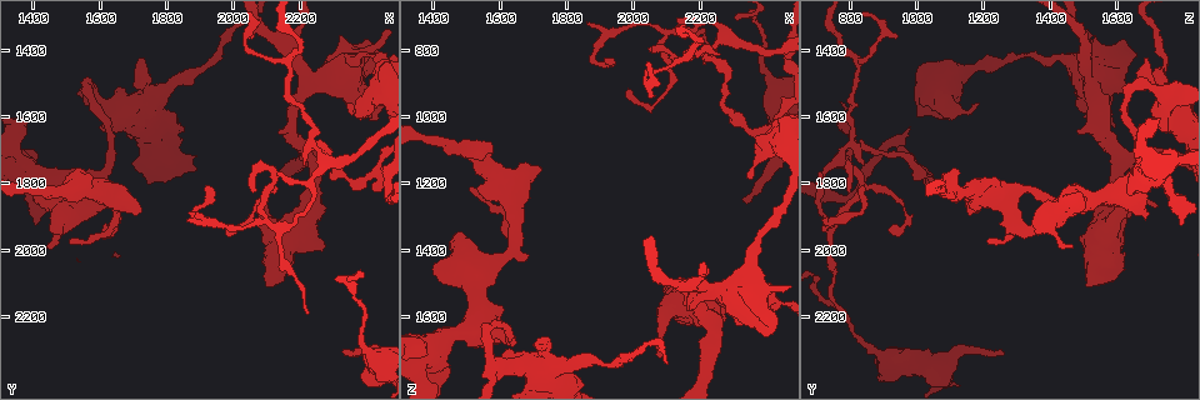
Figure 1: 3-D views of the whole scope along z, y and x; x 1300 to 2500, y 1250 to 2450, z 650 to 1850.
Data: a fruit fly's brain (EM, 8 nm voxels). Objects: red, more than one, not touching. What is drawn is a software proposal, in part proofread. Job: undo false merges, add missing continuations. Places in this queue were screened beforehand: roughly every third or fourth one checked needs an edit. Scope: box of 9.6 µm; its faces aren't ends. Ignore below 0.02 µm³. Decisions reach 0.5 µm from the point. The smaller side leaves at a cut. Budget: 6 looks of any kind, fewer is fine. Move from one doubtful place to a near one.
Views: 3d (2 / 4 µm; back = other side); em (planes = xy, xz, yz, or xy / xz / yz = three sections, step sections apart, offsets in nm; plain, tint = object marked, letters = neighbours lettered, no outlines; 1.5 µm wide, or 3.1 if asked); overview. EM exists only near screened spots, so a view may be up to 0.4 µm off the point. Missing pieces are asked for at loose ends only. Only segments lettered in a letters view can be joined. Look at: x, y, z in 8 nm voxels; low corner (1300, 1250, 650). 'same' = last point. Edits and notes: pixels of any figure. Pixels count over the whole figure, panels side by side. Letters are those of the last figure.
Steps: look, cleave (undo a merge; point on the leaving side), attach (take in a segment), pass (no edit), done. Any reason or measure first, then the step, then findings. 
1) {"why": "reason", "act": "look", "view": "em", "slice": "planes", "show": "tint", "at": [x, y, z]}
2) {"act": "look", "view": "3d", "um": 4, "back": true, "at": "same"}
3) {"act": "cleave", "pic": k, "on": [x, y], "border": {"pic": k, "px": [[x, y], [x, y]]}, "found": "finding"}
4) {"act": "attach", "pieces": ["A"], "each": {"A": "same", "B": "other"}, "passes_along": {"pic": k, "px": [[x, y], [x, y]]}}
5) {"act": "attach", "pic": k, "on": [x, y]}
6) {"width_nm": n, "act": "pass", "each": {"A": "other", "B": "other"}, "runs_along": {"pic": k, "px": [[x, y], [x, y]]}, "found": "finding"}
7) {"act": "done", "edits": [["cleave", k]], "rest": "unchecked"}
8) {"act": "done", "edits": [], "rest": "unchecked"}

{"why": "free end", "act": "look", "view": "3d", "um": 2, "at": [2340, 1560, 1190]}

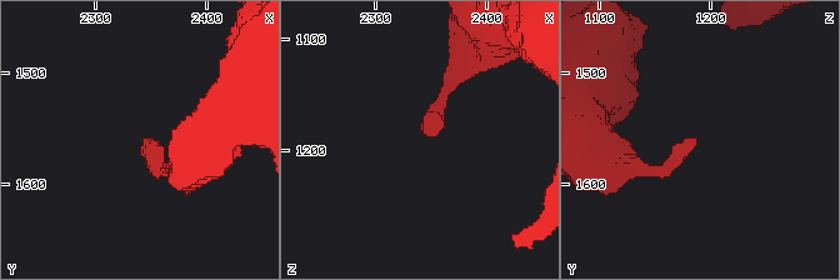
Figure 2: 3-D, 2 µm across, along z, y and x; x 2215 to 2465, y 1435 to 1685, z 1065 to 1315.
{"why": "shape alone is not enough", "act": "look", "view": "em", "slice": "planes", "show": "letters", "at": [2346, 1558, 1188]}

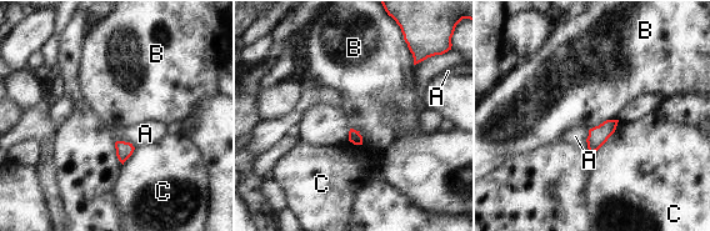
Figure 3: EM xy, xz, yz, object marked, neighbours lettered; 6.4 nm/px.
{"act": "pass", "each": {"A": "other", "B": "other", "C": "other"}, "border": {"pic": 3, "px": [[618, 119], [606, 119], [589, 130]]}, "found": "none of them fits"}

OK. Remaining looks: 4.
{"why": "abrupt turn", "act": "look", "view": "em", "slice": "planes", "show": "letters", "at": [2150, 1440, 820]}

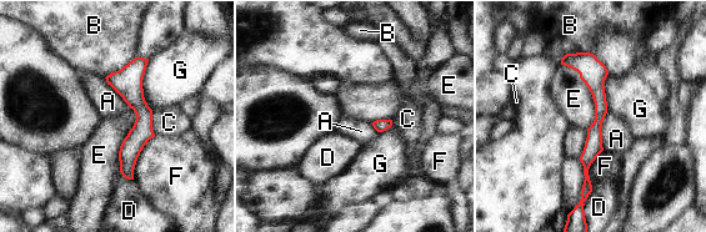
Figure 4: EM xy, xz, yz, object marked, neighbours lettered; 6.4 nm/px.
{"width_nm": 120, "longest_contact_nm": ["E", 460], "act": "pass", "each": {"A": "other", "B": "other", "C": "other", "D": "other", "E": "other", "F": "other", "G": "other"}, "found": "continuous, no second neuron"}

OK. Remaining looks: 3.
{"act": "look", "view": "3d", "um": 4, "back": true, "at": [2370, 1800, 1040]}

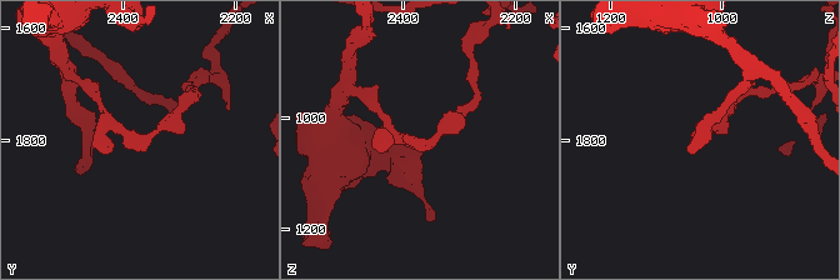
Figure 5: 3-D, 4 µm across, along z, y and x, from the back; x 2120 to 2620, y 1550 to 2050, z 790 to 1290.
{"why": "need the tissue", "act": "look", "view": "em", "slice": "xz", "step": 4, "show": "tint", "at": [2370, 1790, 1045]}

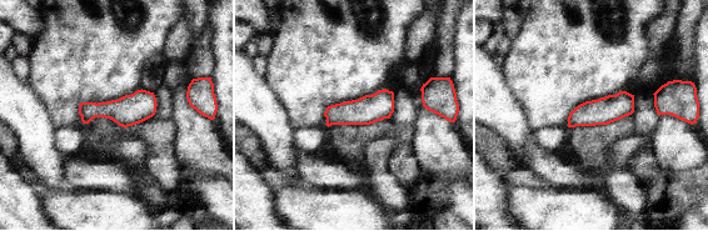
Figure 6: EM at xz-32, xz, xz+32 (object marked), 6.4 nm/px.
{"act": "look", "view": "em", "slice": "planes", "show": "letters", "at": "same"}

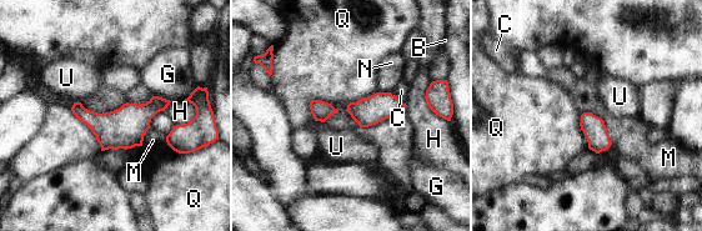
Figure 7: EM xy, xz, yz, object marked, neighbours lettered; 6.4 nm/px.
{"act": "pass", "each": {"B": "other", "C": "other", "G": "other", "H": "other", "M": "other", "N": "other", "Q": "other", "U": "other"}, "border": {"pic": 7, "px": [[70, 109], [90, 129], [101, 150]]}, "found": "all the same neuron"}

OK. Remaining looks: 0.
{"act": "done", "edits": [], "rest": "unchecked"}

